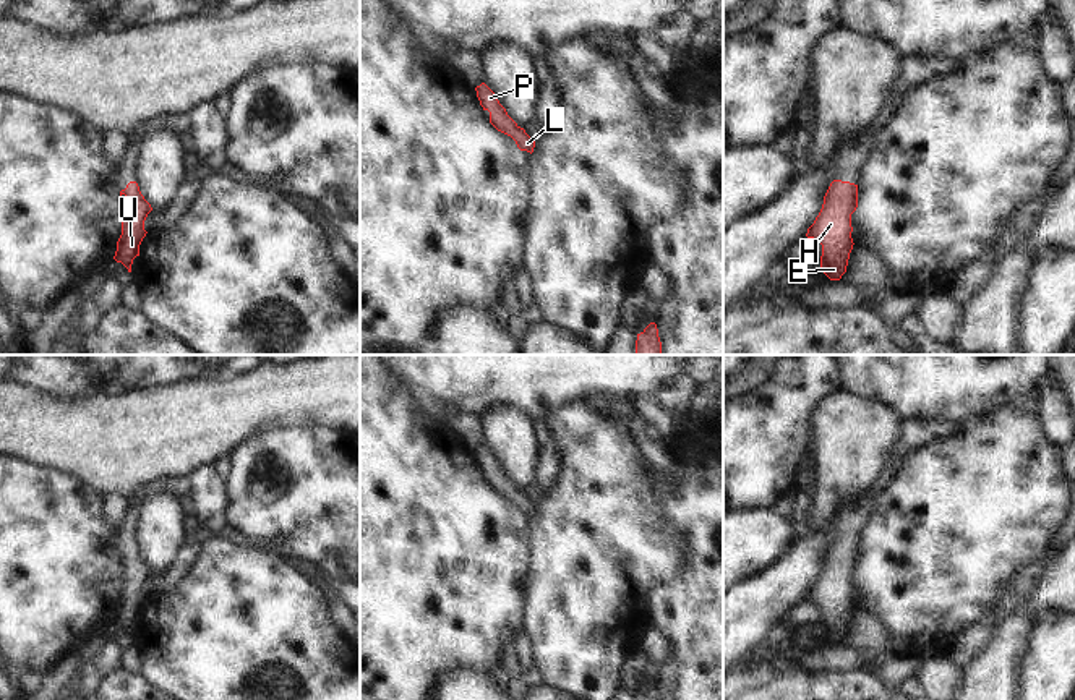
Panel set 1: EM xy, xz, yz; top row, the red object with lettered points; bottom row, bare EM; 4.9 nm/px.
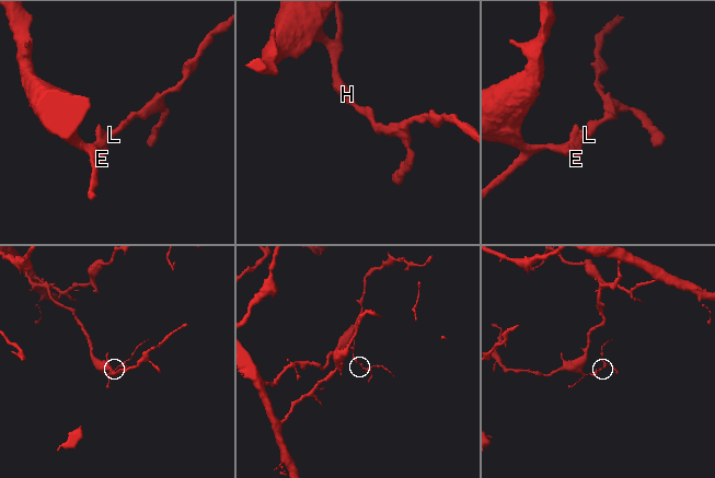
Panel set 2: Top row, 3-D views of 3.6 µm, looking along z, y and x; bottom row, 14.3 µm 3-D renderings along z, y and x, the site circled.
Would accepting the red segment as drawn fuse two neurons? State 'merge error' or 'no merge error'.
no merge error

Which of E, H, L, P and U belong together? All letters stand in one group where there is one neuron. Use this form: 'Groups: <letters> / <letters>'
Groups: E H L P U

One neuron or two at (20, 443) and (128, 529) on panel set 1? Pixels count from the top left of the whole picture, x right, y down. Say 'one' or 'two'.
one

